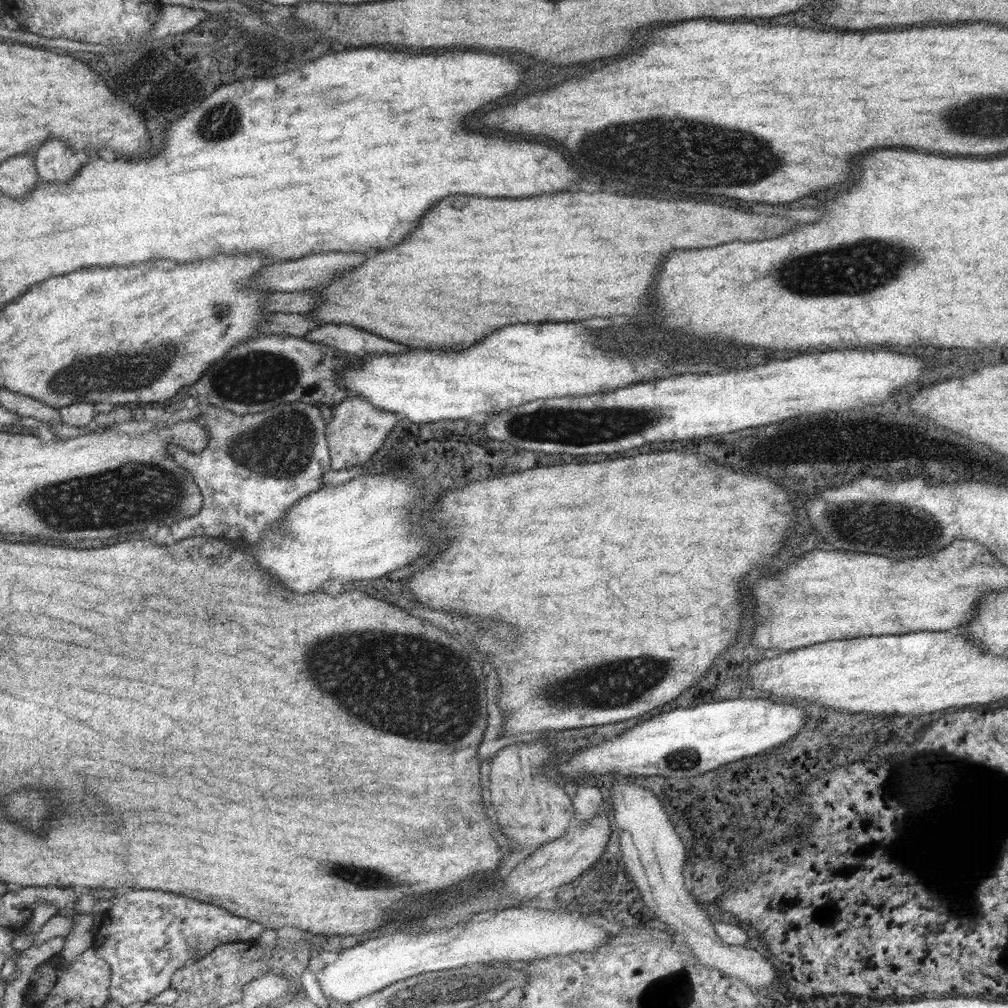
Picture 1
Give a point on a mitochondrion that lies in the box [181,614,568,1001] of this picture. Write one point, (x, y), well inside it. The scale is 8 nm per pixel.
(435, 701)

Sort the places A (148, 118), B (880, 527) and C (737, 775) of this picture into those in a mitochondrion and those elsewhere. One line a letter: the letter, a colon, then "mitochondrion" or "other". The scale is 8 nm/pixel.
A: other
B: mitochondrion
C: other

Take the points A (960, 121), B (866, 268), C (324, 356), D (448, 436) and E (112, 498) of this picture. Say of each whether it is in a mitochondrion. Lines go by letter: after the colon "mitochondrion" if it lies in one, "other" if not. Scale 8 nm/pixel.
A: mitochondrion
B: mitochondrion
C: other
D: other
E: mitochondrion

